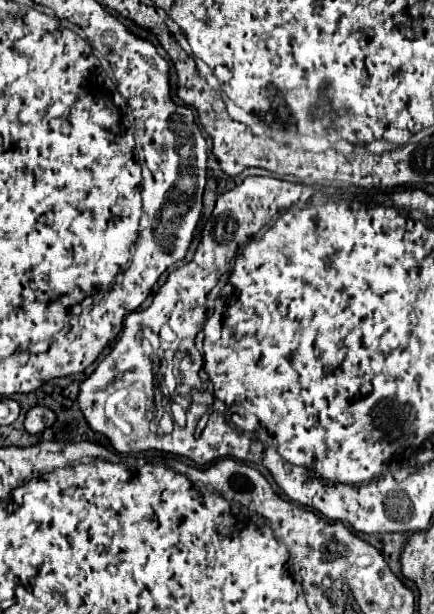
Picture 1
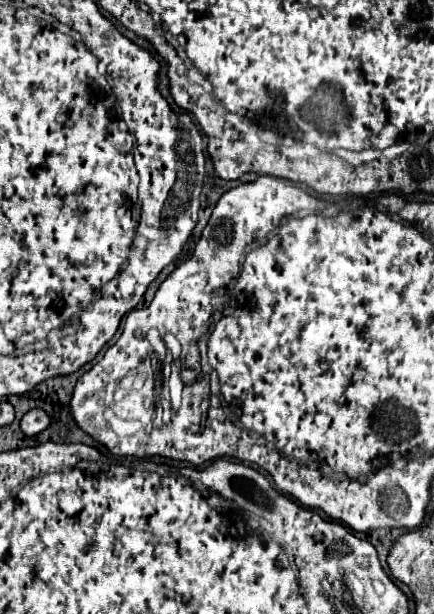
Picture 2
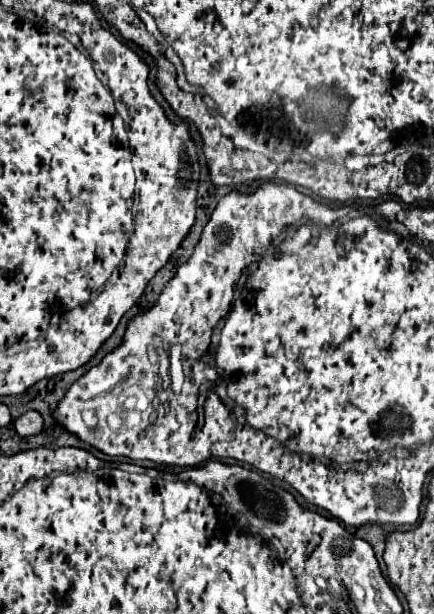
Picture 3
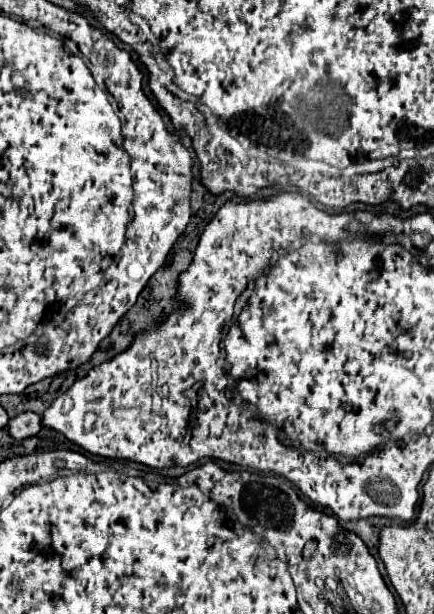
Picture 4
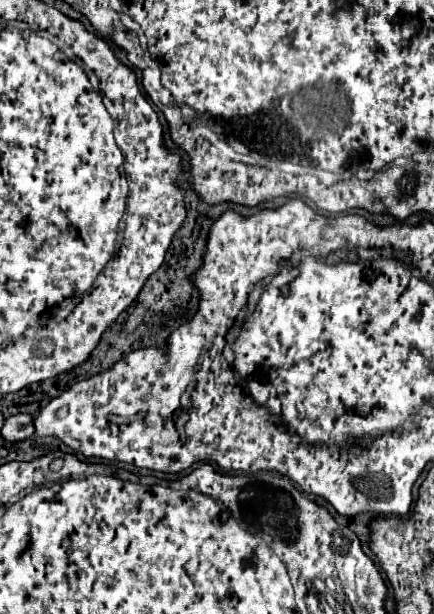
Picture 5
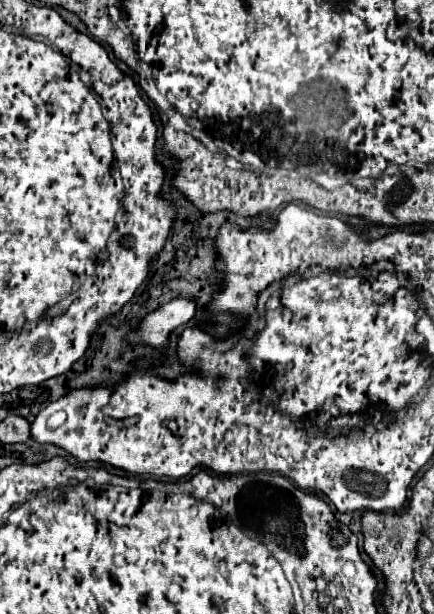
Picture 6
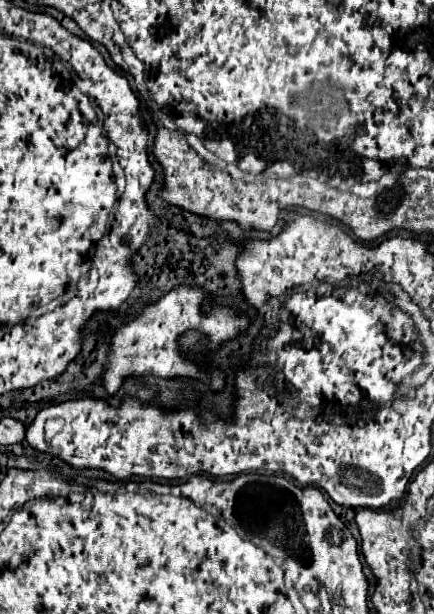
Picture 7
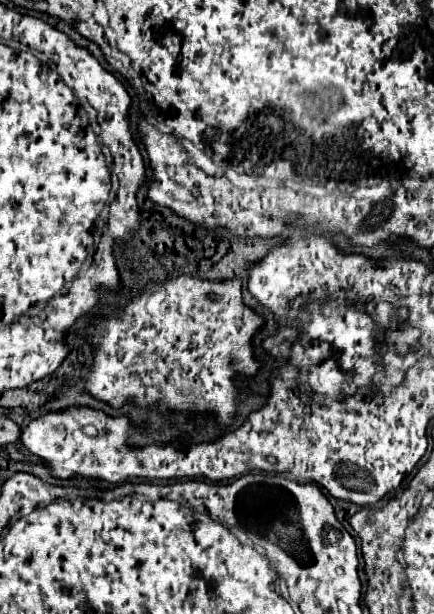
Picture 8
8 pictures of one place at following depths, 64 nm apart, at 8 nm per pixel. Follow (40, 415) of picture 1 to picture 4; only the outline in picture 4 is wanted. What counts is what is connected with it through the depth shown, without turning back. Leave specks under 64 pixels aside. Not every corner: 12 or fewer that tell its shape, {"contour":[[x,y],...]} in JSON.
{"contour":[[24,412],[8,422],[16,440],[36,436],[42,428],[36,412]]}

